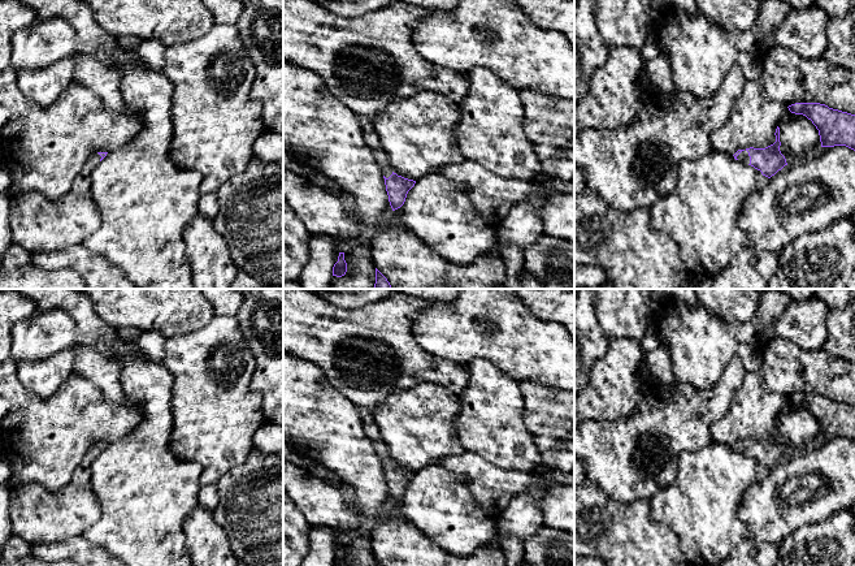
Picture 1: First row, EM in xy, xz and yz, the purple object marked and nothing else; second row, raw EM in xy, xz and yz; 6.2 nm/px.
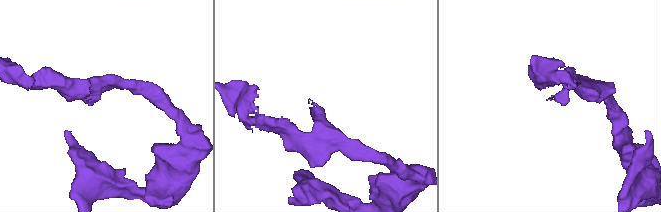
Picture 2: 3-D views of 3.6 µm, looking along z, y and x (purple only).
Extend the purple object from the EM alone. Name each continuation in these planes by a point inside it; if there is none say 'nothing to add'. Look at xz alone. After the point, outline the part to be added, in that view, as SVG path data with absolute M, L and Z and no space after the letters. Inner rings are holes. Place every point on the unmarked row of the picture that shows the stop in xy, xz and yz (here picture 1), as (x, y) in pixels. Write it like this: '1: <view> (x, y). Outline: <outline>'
1: xz (373, 432). Outline: M357 406L359 414L364 422L368 437L372 440L376 453L379 457L382 466L389 470L392 466L391 457L389 454L387 446L383 444L379 436L379 429L377 428L374 423L373 414L364 409Z

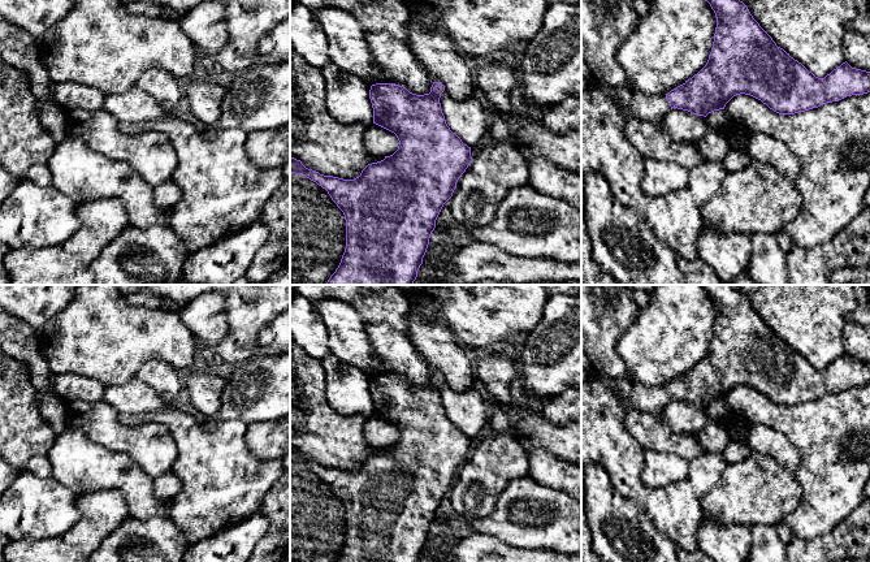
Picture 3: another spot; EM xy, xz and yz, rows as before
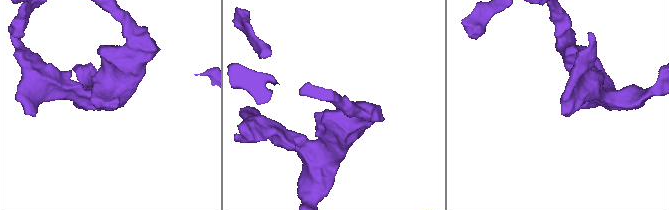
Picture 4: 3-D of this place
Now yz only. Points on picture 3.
1: yz (649, 400). Outline: M632 382L631 401L639 411L652 414L663 410L671 398L666 386L645 386Z

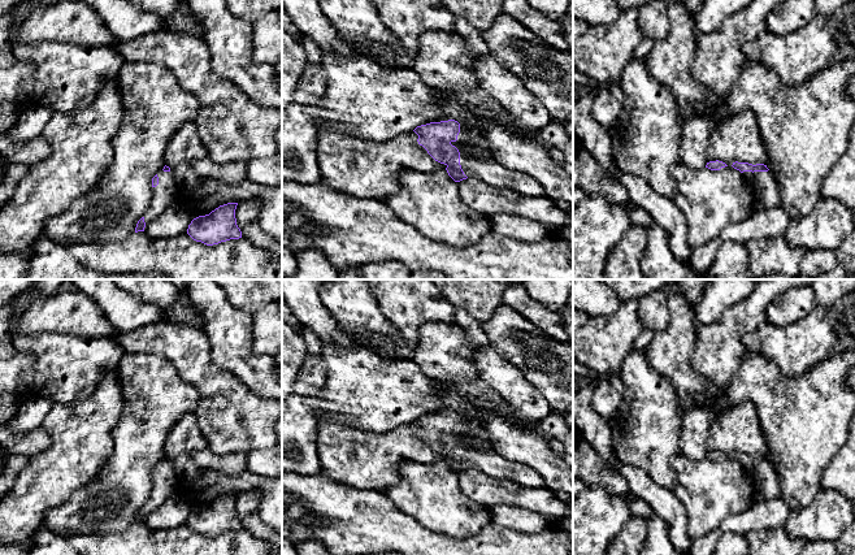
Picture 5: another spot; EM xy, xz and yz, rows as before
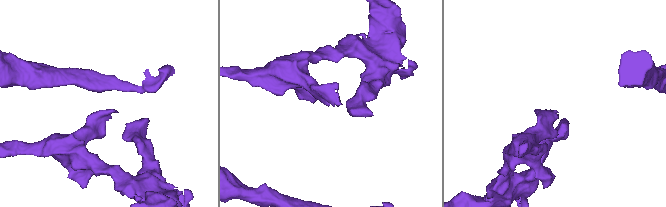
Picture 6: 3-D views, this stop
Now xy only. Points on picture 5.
1: xy (165, 484). Outline: M157 463L159 476L152 478L152 490L144 503L146 516L164 504L178 489L178 476L173 463Z

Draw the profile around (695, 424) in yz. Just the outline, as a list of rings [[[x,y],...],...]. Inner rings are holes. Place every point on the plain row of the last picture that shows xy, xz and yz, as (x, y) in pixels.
[[[694,408],[682,415],[680,448],[690,460],[706,459],[709,426],[716,415],[713,408]]]

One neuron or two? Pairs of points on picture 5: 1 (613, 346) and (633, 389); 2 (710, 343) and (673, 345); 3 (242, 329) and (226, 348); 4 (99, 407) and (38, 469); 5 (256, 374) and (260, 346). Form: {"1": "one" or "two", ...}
{"1": "two", "2": "two", "3": "one", "4": "one", "5": "two"}

